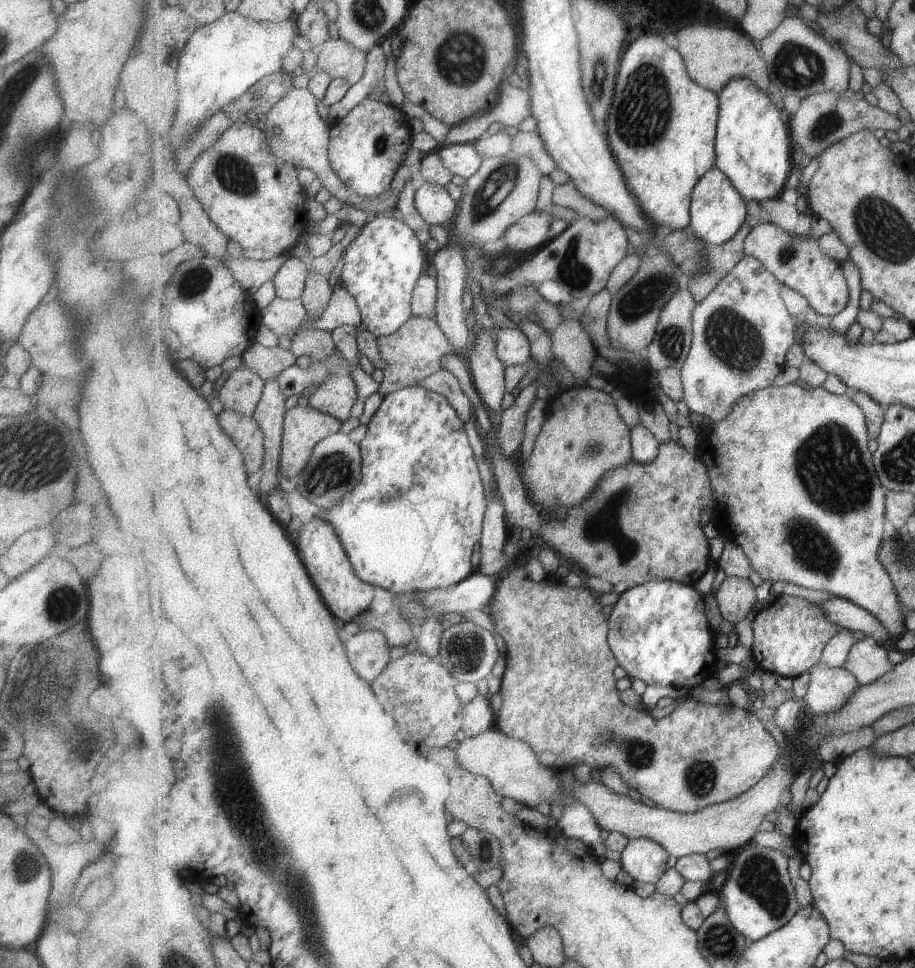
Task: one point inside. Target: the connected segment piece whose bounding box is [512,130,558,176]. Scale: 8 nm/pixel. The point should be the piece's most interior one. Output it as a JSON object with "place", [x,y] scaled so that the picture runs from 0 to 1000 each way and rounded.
{"place":[580,149]}

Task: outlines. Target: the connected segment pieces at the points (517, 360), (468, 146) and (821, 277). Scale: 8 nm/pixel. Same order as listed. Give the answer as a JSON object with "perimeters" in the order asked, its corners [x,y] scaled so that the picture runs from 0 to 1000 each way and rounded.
{"perimeters":[[[[554,337],[554,339],[542,339],[540,342],[543,365],[552,379],[574,376],[581,370],[580,351],[569,339]]],[[[519,147],[485,150],[479,159],[495,181],[502,181],[508,186],[518,182],[529,167]]],[[[825,230],[813,251],[814,262],[832,272],[860,298],[878,306],[893,324],[903,330],[916,326],[930,313],[931,295],[927,294],[920,272],[899,262],[894,248],[884,243],[866,242],[846,230]]]]}

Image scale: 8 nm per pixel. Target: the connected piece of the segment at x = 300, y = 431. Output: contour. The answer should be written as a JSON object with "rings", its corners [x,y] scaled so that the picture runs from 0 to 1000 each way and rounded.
{"rings":[[[327,416],[318,421],[314,427],[310,437],[310,450],[308,456],[308,479],[307,491],[313,497],[322,498],[325,493],[338,479],[342,465],[351,455],[374,445],[376,436],[361,430],[356,427],[351,427],[349,424],[337,418],[328,418]]]}

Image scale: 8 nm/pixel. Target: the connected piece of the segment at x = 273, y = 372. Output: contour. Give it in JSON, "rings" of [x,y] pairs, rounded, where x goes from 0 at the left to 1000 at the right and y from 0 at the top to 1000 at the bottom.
{"rings":[[[280,353],[264,367],[264,372],[267,377],[283,384],[290,394],[299,394],[309,382],[322,377],[325,368],[316,361],[287,358]]]}

